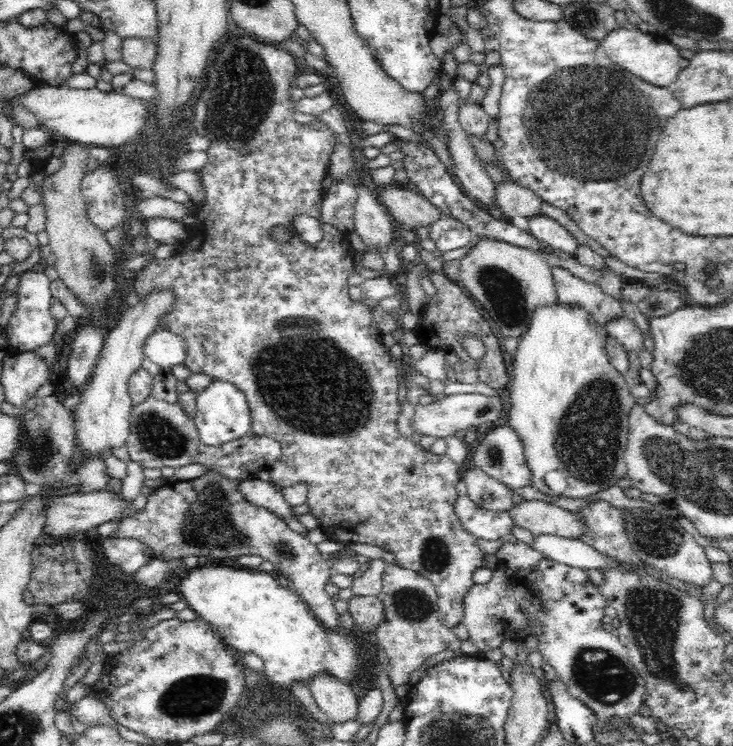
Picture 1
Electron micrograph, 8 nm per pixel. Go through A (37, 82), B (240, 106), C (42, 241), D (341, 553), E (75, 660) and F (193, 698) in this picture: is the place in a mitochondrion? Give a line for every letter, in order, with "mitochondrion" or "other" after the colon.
A: other
B: mitochondrion
C: other
D: other
E: other
F: mitochondrion

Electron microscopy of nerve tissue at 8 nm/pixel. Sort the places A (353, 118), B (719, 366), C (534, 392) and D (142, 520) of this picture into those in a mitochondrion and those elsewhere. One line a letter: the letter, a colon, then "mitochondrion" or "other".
A: other
B: mitochondrion
C: other
D: other

